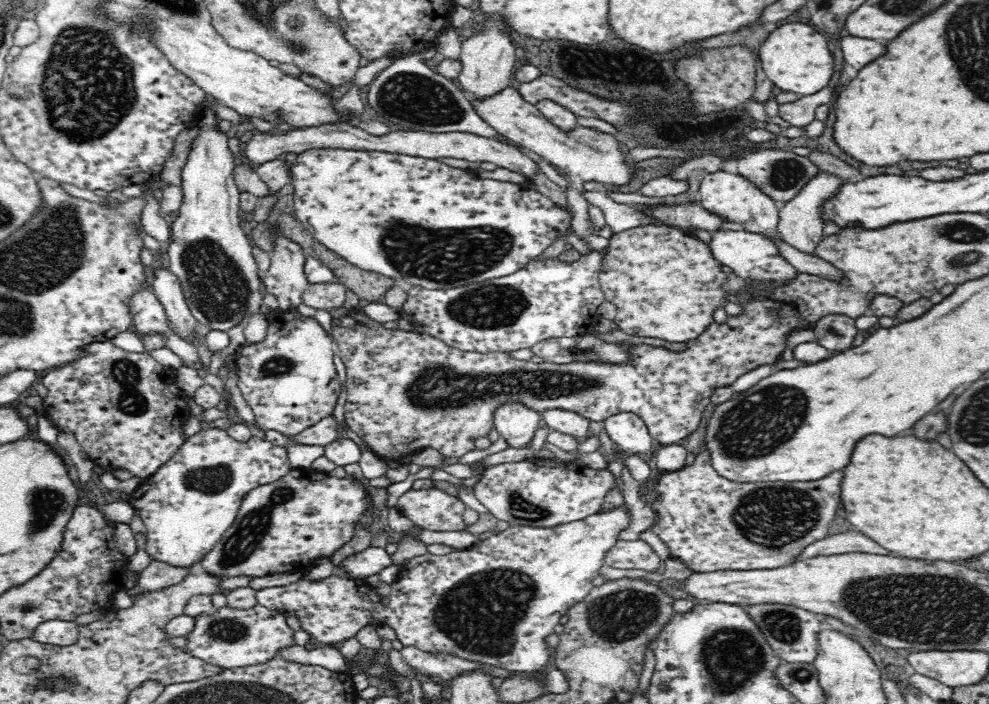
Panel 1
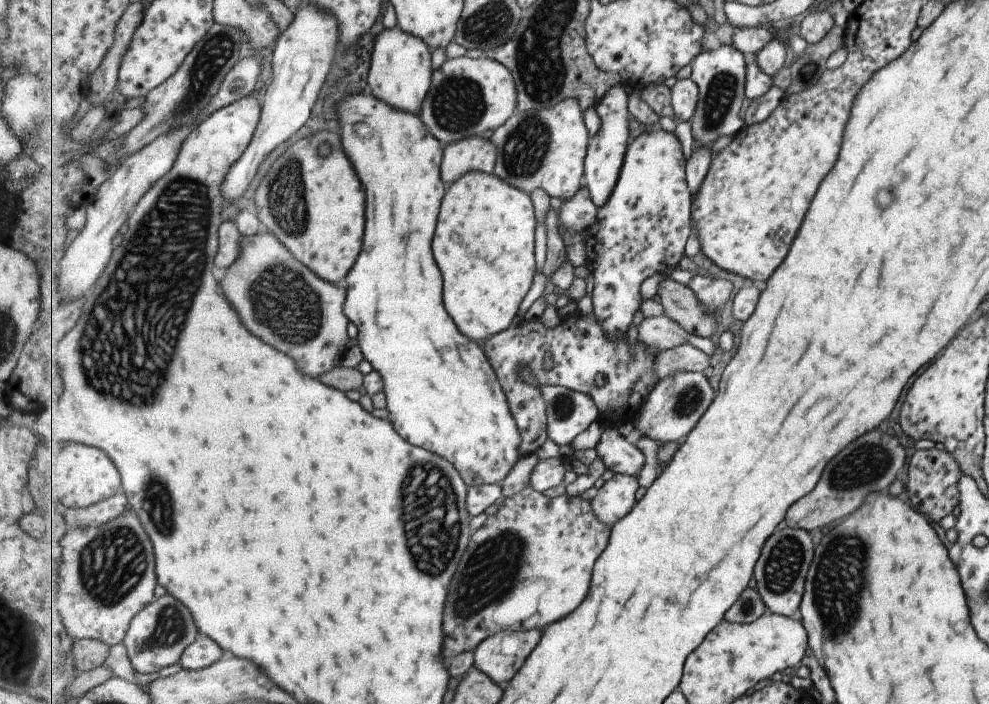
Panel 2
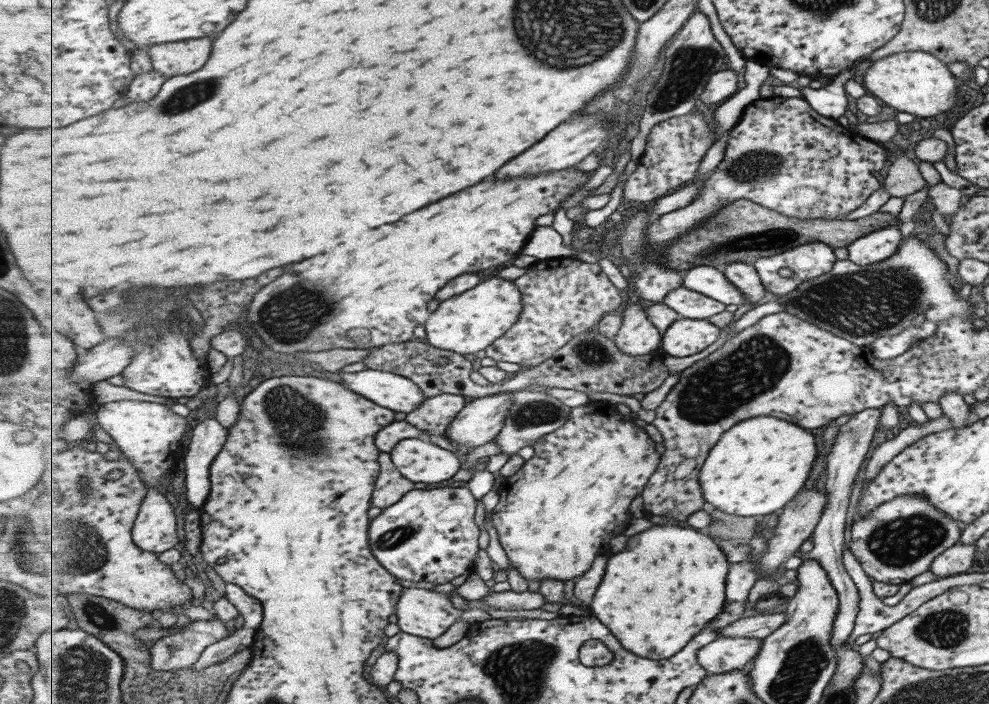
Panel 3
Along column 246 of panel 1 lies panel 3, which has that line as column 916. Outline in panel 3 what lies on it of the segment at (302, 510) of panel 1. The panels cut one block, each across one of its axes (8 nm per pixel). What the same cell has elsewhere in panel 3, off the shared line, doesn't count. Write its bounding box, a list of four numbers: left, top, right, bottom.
[848,495,960,586]

